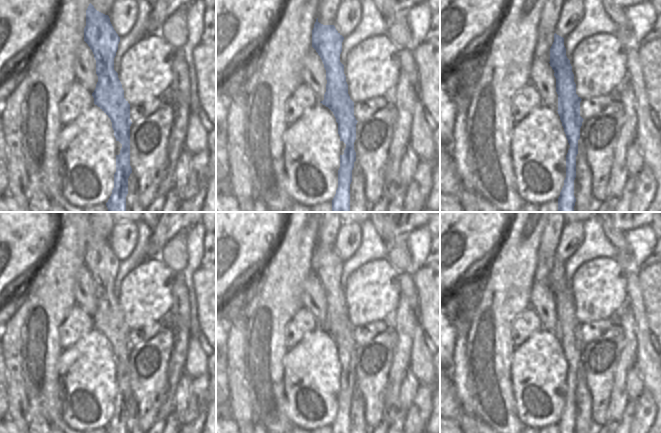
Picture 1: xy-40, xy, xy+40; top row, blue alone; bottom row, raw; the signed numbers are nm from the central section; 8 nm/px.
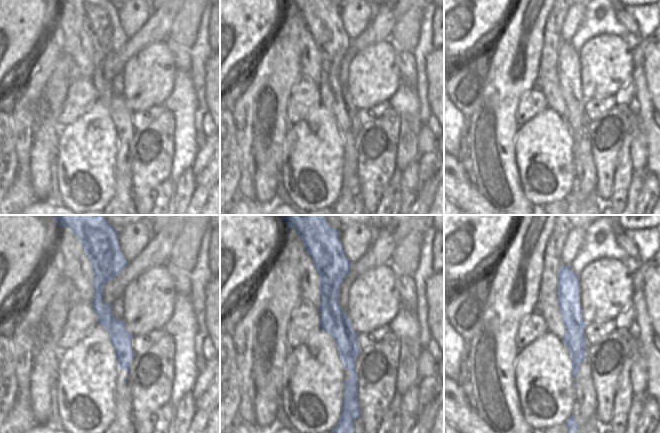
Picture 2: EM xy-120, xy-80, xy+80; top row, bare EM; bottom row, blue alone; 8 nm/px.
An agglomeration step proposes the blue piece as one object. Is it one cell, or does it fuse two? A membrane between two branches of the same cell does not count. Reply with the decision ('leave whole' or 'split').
split

